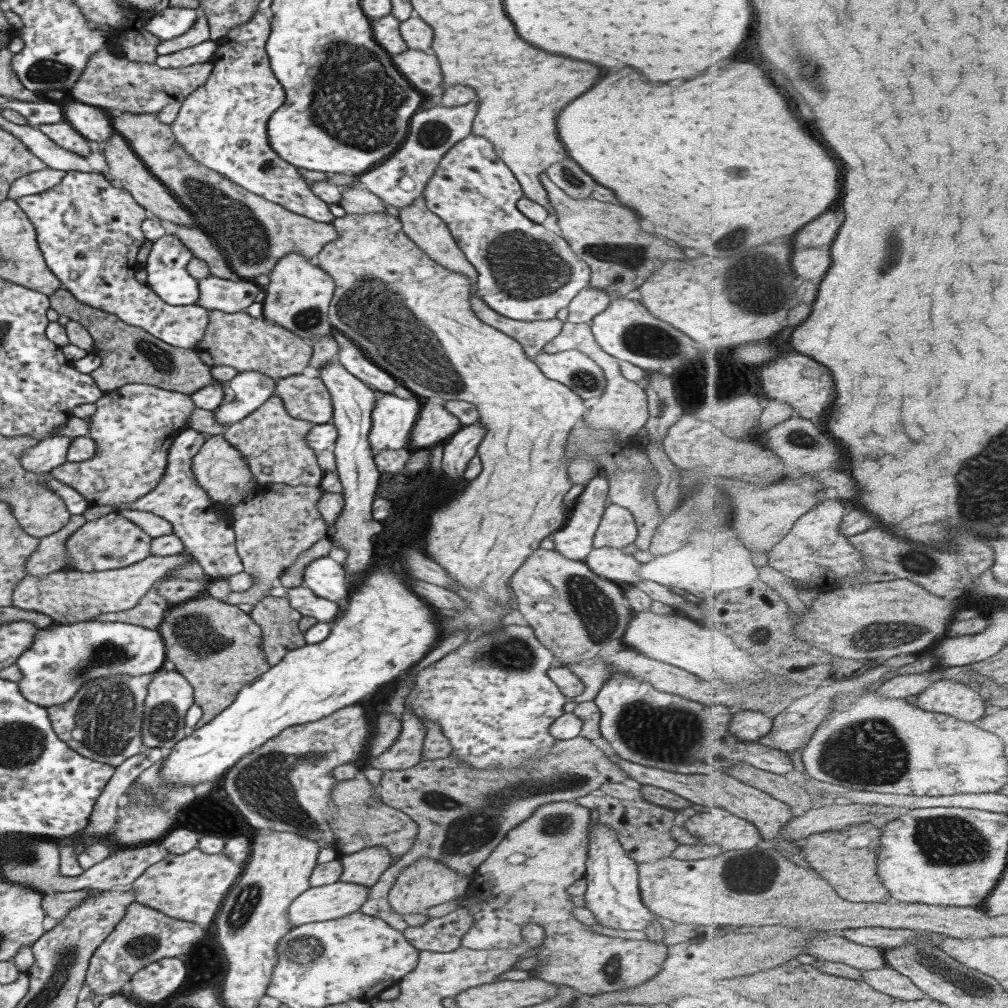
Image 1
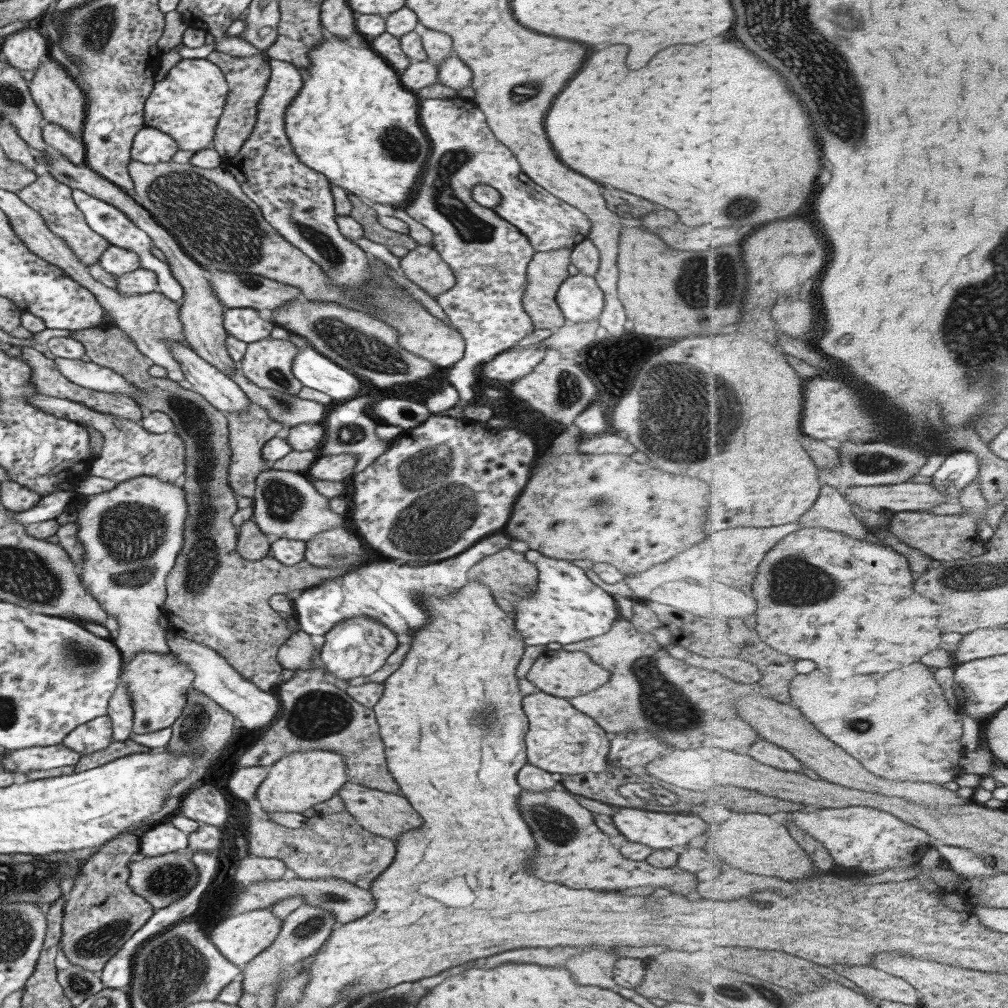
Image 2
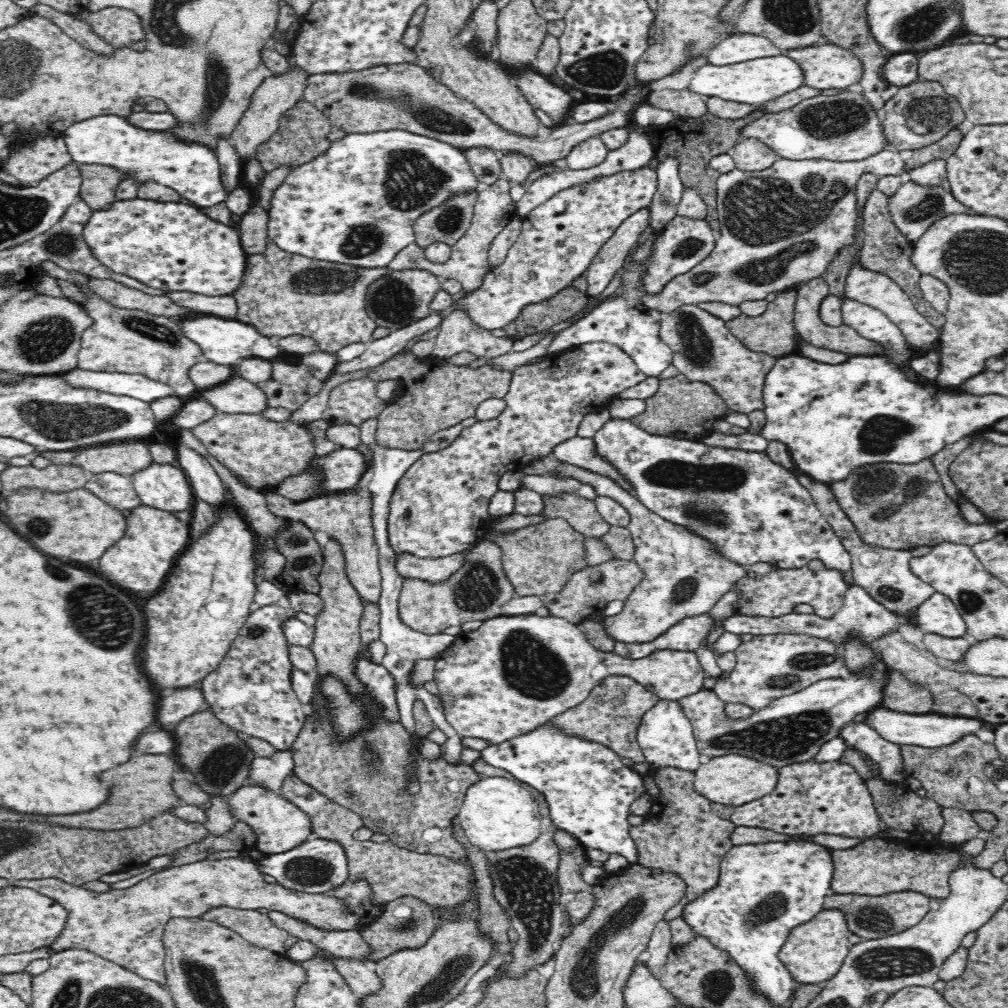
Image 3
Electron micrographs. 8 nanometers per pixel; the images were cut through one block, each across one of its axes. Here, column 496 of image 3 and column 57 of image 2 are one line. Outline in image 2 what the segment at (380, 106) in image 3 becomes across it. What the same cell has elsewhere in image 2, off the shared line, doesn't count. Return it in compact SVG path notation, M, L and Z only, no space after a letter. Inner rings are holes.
M44 122L42 138L58 154L74 164L85 164L85 145L83 140L74 139L66 129L54 123Z

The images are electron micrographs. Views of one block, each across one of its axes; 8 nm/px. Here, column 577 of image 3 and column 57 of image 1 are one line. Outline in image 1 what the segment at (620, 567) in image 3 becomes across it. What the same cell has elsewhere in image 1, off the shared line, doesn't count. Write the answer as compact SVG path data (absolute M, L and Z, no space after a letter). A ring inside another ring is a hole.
M188 552L185 556L181 556L181 554L174 556L151 555L137 564L115 570L90 573L61 570L40 578L26 575L13 591L11 605L14 608L42 612L42 614L49 616L56 625L95 621L97 616L134 608L139 604L139 600L153 589L154 585L158 584L159 580L194 560L191 553Z

